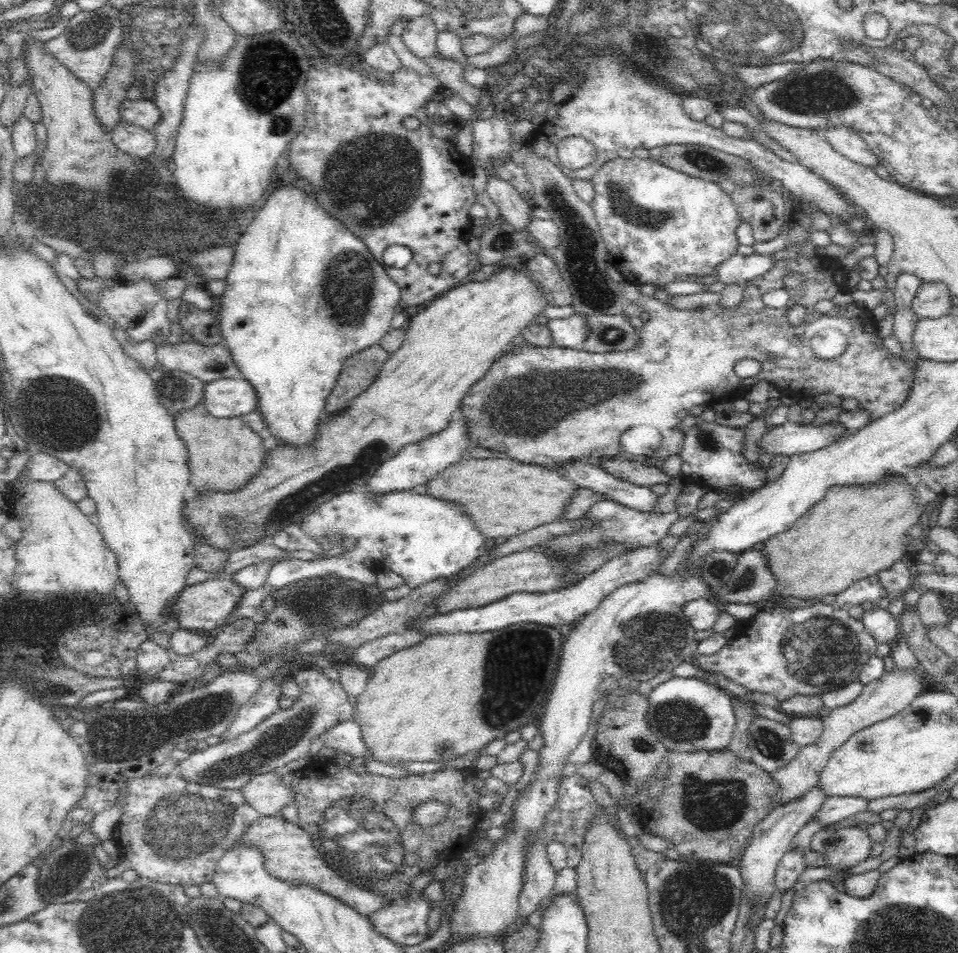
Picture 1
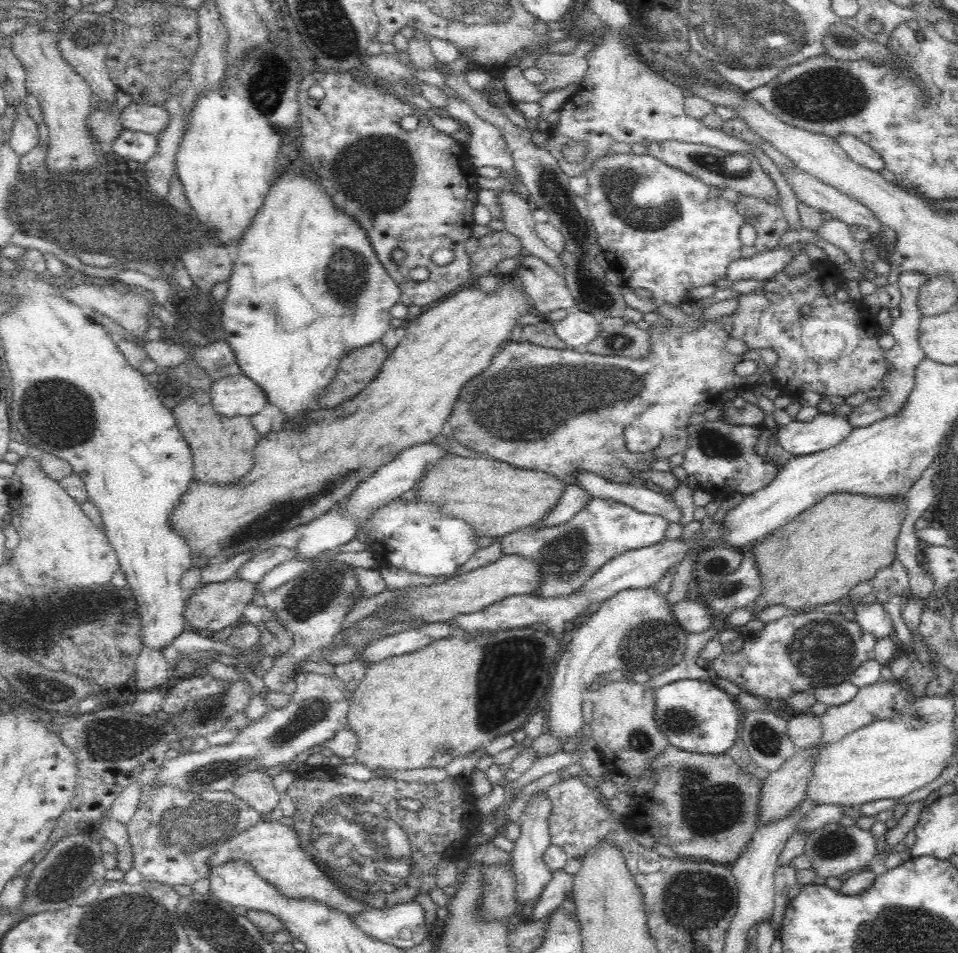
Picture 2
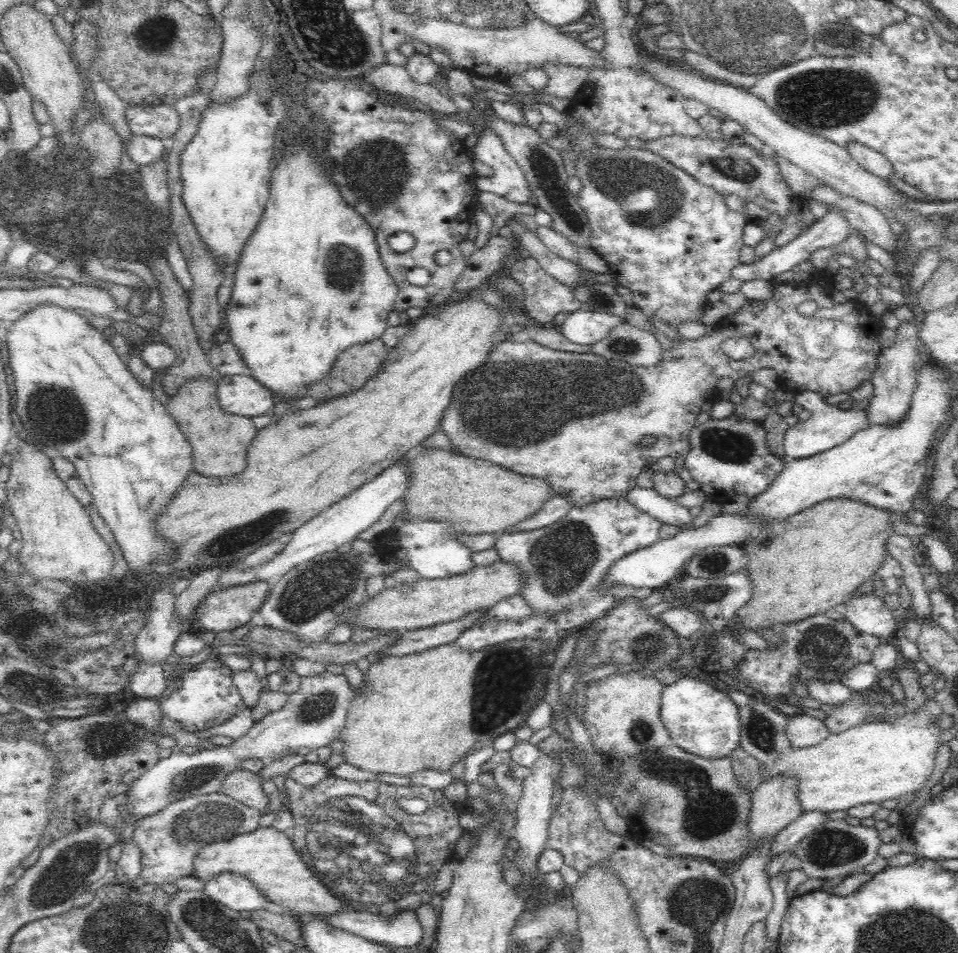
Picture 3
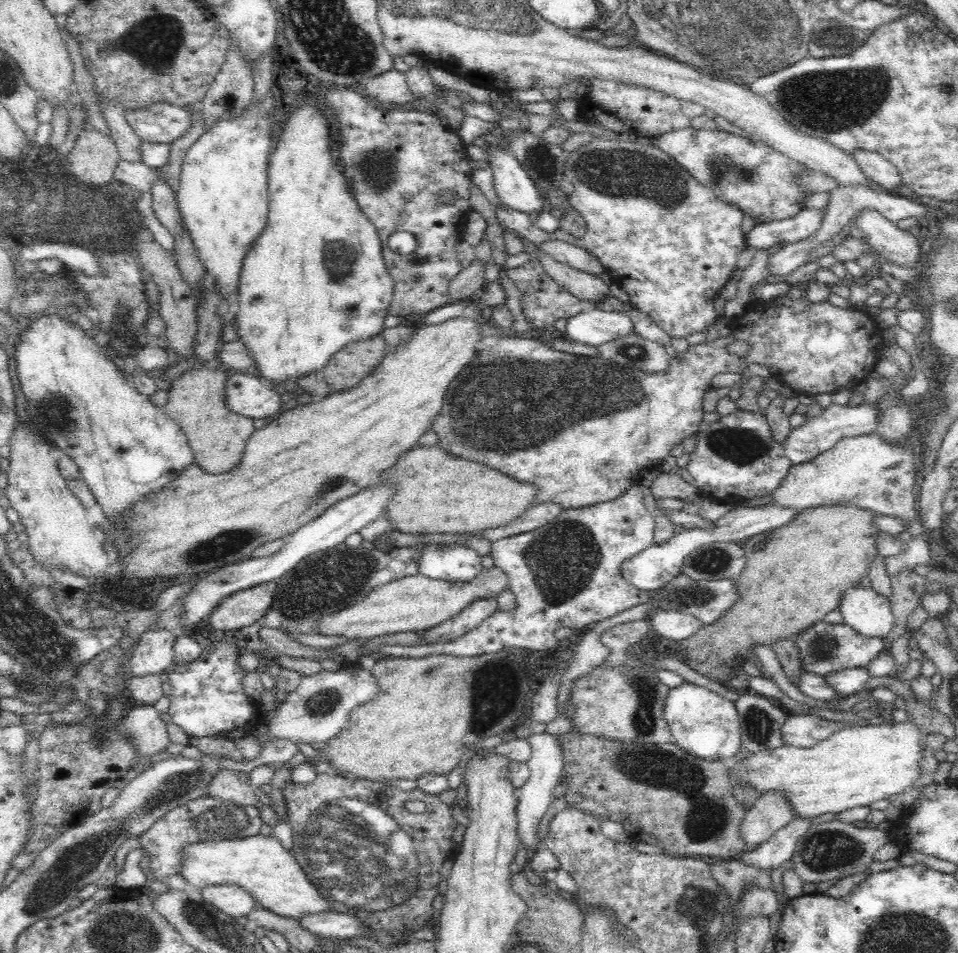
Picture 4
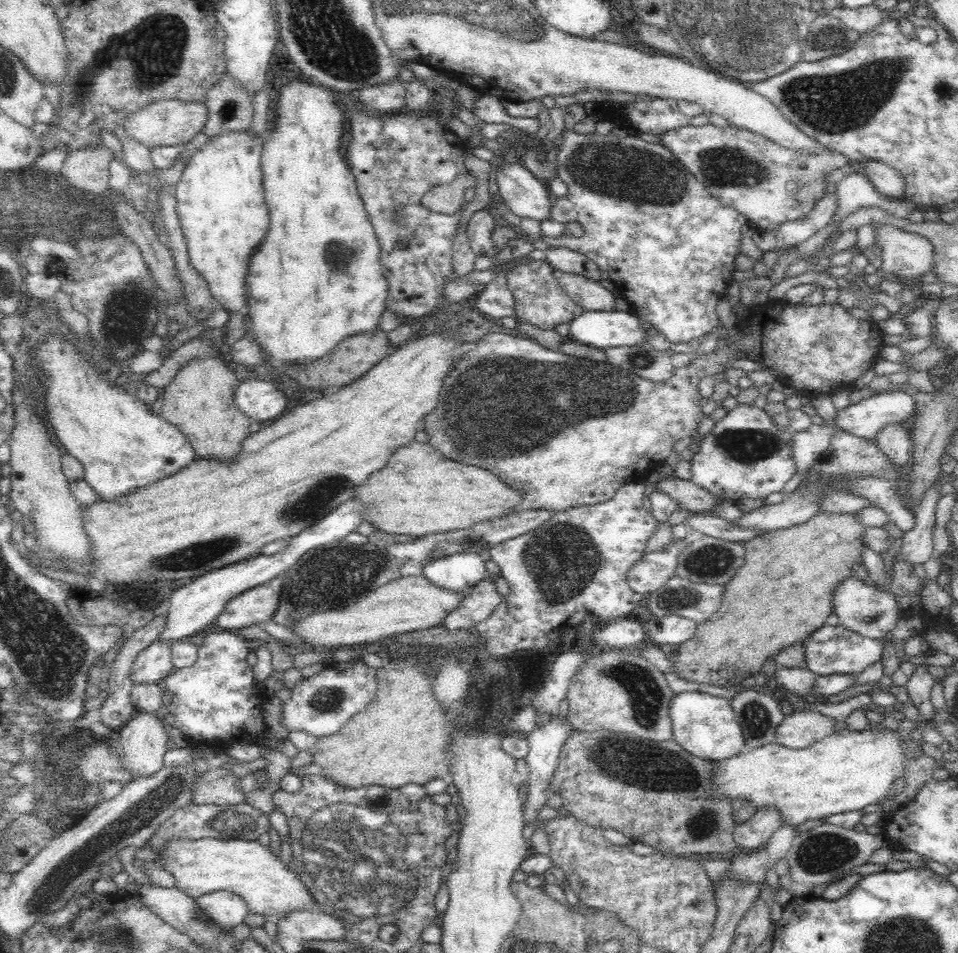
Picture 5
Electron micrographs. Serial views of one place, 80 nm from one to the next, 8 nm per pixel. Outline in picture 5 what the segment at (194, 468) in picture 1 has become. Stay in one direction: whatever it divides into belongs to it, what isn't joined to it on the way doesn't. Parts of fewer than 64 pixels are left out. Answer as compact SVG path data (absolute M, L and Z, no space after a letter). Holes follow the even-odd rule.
M220 355L191 360L161 389L164 398L160 415L184 434L197 458L223 463L239 455L243 440L250 434L248 425L252 418L232 402L236 386L234 368Z

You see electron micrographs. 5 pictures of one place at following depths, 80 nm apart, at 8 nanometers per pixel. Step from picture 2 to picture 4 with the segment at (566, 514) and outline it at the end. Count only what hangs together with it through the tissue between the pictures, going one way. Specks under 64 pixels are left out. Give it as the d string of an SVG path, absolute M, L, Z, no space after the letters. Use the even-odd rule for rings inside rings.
M546 502L538 503L536 506L530 507L530 510L520 518L516 518L514 522L501 526L500 528L492 528L492 530L484 530L478 532L478 535L490 539L492 543L500 538L523 534L524 532L535 530L556 520L560 514L564 512L564 507L560 507L558 503Z

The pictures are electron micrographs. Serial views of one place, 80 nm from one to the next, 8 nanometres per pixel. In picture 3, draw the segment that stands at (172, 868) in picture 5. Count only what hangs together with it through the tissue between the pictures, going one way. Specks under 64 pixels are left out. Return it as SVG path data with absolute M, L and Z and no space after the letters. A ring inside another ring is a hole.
M273 824L267 827L259 825L252 832L239 834L227 841L204 845L196 855L193 874L205 883L220 872L243 874L255 882L274 904L281 906L282 911L290 914L331 915L350 909L332 891L333 886L324 886L322 878L304 862L299 851L295 849L290 834L280 832Z

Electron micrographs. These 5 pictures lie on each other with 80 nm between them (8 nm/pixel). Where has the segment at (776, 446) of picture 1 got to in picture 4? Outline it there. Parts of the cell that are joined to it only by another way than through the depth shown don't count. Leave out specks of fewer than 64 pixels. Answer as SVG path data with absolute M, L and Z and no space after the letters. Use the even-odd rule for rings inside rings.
M796 393L798 402L805 404L810 410L812 417L805 419L800 426L792 428L784 442L784 450L786 456L791 460L791 463L802 464L808 462L812 458L830 450L836 441L841 438L860 436L860 434L870 434L876 430L876 420L878 420L878 409L876 404L862 404L857 406L837 405L831 403L828 407L822 407L816 401L814 394Z

